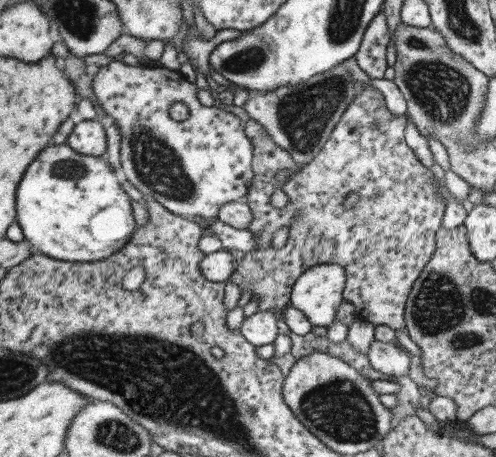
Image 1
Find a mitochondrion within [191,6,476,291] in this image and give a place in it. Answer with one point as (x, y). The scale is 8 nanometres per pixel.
(440, 90)

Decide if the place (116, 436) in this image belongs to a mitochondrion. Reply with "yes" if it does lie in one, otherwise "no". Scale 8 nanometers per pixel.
yes

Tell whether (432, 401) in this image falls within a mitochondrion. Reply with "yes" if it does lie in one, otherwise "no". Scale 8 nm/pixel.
no

